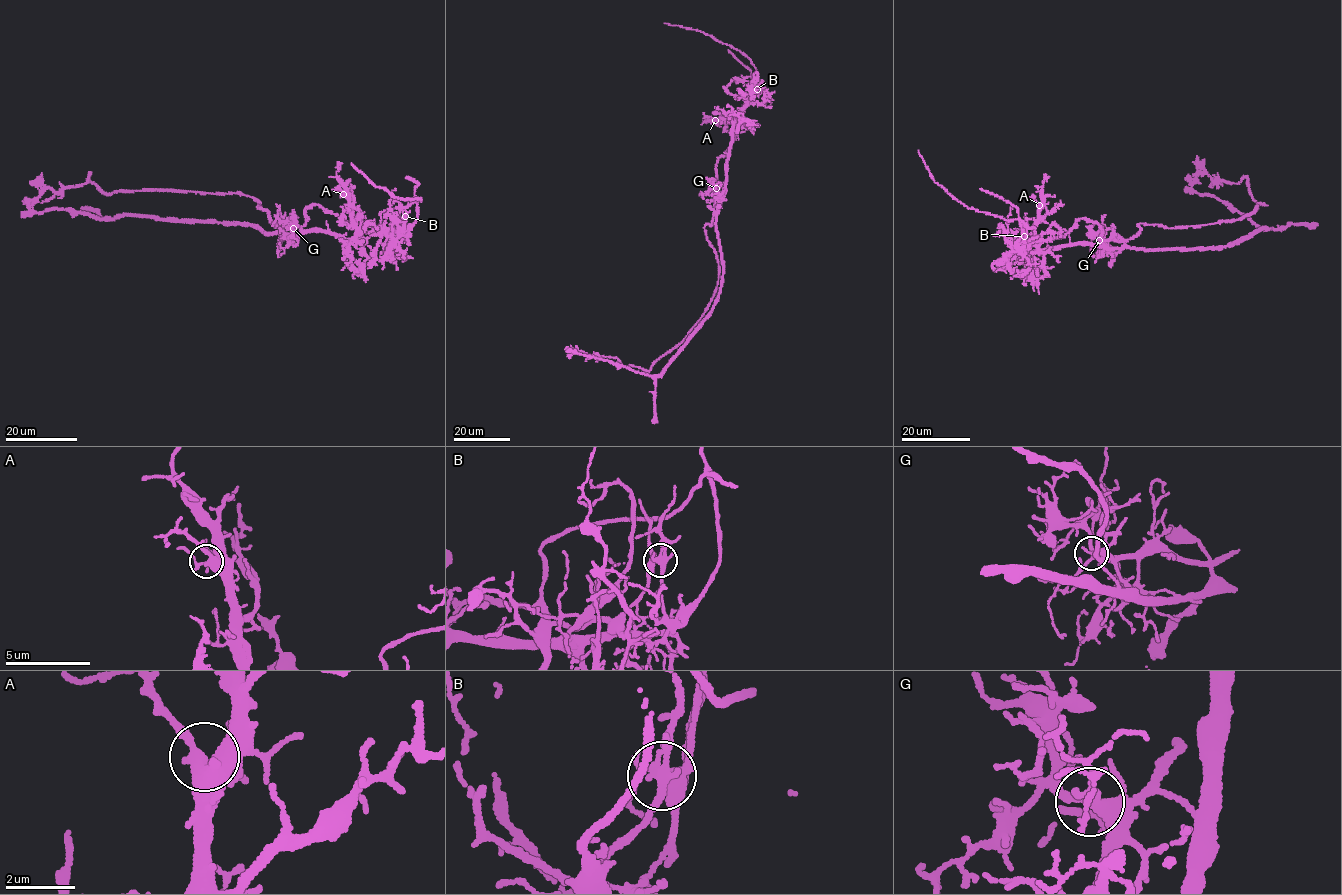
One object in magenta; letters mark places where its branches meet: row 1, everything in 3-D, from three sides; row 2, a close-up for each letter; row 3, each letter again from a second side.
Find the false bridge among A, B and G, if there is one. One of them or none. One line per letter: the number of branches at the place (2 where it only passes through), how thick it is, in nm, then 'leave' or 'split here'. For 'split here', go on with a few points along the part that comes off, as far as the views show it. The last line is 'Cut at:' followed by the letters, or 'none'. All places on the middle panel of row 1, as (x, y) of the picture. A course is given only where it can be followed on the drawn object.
A: 4 | 320 nm | leave
B: 4 | 320 nm | split here | (757, 88), (718, 159), (723, 184), (705, 226), (719, 282), (701, 319), (649, 371), (576, 349), (569, 359)
G: 4 | 320 nm | leave
Cut at: B

